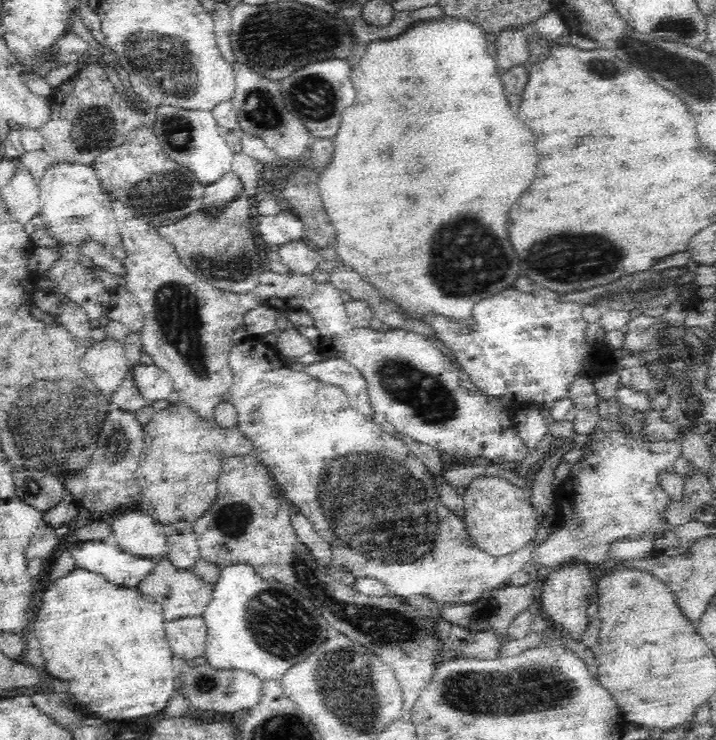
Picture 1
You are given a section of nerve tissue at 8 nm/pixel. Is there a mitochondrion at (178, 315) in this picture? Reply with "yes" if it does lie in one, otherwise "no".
yes

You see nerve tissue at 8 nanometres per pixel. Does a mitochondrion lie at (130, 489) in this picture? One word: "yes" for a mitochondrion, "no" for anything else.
no

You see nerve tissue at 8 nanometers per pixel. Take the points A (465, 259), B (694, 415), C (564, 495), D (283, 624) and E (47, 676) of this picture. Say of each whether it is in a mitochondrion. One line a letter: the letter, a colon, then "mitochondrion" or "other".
A: mitochondrion
B: other
C: other
D: mitochondrion
E: other

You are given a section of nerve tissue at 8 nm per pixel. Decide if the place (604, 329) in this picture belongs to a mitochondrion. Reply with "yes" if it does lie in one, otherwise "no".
no

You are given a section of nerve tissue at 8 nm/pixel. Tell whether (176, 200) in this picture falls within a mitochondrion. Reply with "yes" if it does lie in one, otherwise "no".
yes

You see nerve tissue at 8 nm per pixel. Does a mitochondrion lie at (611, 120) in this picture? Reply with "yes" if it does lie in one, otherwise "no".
no

